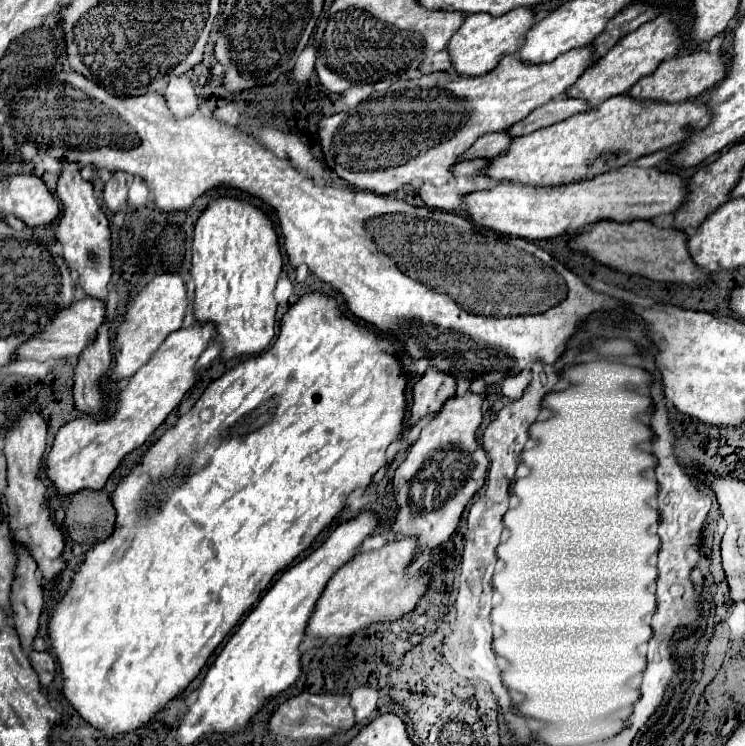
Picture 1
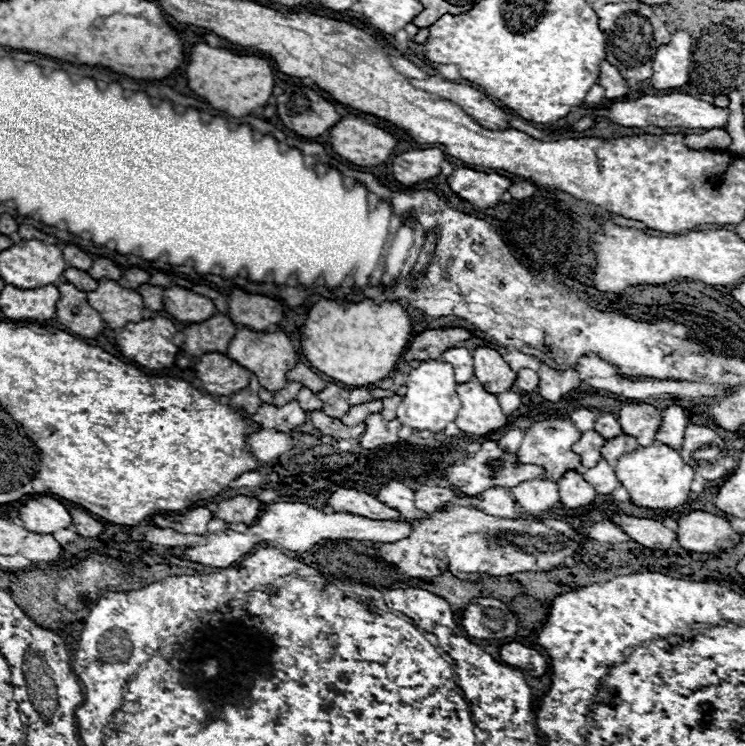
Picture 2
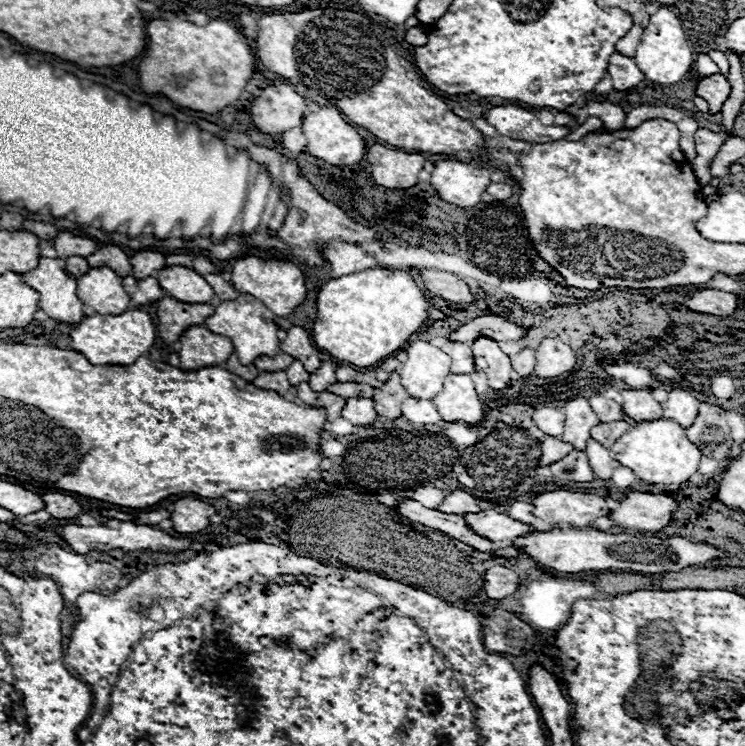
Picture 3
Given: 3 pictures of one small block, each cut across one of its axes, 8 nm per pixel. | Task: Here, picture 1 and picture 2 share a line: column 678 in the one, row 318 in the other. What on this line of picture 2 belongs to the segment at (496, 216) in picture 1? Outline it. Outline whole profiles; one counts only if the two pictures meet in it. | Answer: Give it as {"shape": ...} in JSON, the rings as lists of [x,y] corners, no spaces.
{"shape":[[[180,286],[164,290],[164,308],[180,322],[202,322],[216,314],[210,298]]]}

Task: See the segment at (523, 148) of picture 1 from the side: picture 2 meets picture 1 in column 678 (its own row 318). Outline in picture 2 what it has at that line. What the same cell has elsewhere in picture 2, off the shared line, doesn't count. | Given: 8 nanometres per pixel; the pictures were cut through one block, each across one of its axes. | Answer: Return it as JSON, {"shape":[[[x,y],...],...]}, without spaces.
{"shape":[[[100,280],[98,288],[88,292],[88,302],[112,328],[122,328],[126,322],[142,320],[142,298],[114,280]]]}

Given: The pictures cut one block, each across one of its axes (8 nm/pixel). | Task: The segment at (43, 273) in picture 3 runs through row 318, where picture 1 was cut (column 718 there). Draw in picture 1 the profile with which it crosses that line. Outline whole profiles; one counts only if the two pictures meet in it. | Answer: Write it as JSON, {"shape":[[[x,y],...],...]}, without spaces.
{"shape":[[[694,52],[688,56],[680,56],[680,58],[672,58],[662,62],[656,72],[644,76],[642,80],[638,80],[632,90],[628,90],[628,96],[640,102],[646,100],[660,100],[660,102],[682,102],[682,100],[690,100],[696,98],[698,94],[702,94],[704,90],[712,88],[714,84],[718,84],[726,74],[726,62],[720,54],[708,54],[708,52]]]}

